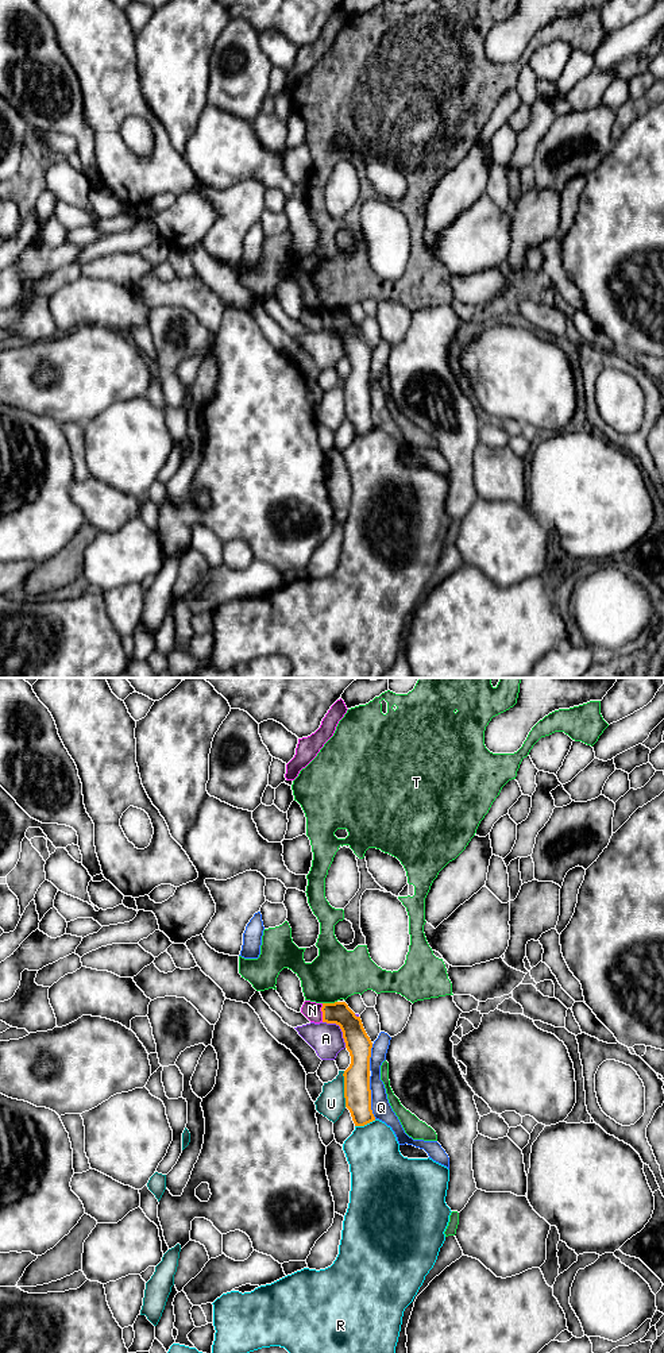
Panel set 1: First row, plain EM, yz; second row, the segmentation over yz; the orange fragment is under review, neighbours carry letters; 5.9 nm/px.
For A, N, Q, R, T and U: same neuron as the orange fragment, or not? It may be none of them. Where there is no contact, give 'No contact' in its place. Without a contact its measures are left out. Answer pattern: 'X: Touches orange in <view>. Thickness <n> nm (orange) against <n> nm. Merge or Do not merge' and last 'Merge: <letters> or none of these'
A: Touches orange in yz. Thickness 150 nm (orange) against 190 nm. Do not merge
N: Touches orange in yz. Thickness 140 nm (orange) against 110 nm. Do not merge
Q: Touches orange in yz. Thickness 160 nm (orange) against 120 nm. Do not merge
R: Touches orange in yz. Thickness 160 nm (orange) against 320 nm. Do not merge
T: Touches orange in yz. Thickness 140 nm (orange) against 300 nm. Do not merge
U: Touches orange in yz. Thickness 160 nm (orange) against 170 nm. Do not merge
Merge: none of these

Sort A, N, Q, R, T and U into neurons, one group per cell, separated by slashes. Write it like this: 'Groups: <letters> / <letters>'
Groups: A / N / Q / R / T / U

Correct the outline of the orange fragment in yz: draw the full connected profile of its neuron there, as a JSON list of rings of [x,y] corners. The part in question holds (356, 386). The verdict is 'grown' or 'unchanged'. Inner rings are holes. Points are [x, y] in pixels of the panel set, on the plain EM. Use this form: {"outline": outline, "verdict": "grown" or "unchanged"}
{"outline": [[[345,311],[323,312],[323,331],[336,332],[343,340],[351,373],[344,379],[344,406],[355,435],[364,435],[375,425],[371,419],[370,366],[372,351],[360,325]]], "verdict": "unchanged"}

